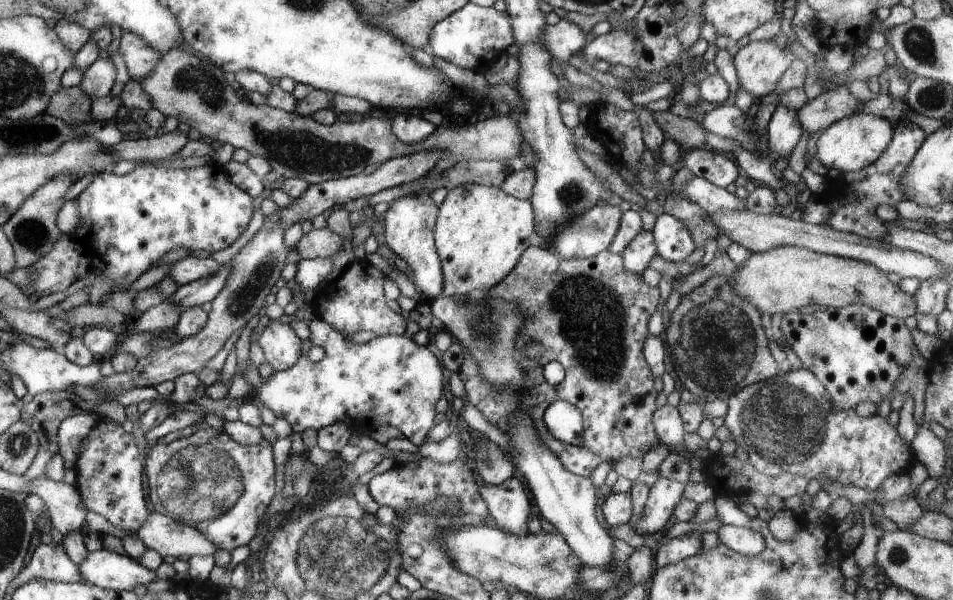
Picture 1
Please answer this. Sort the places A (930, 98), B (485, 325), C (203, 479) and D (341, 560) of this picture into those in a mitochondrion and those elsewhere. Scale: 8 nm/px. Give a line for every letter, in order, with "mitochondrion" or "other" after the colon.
A: mitochondrion
B: mitochondrion
C: mitochondrion
D: mitochondrion

